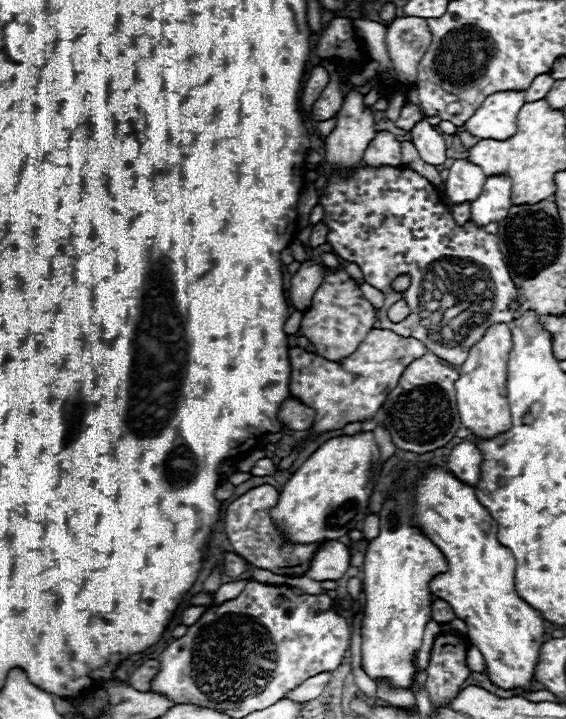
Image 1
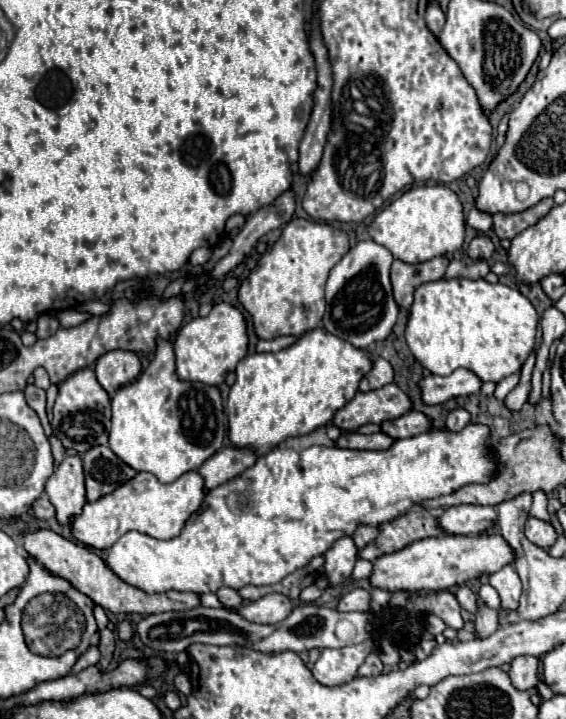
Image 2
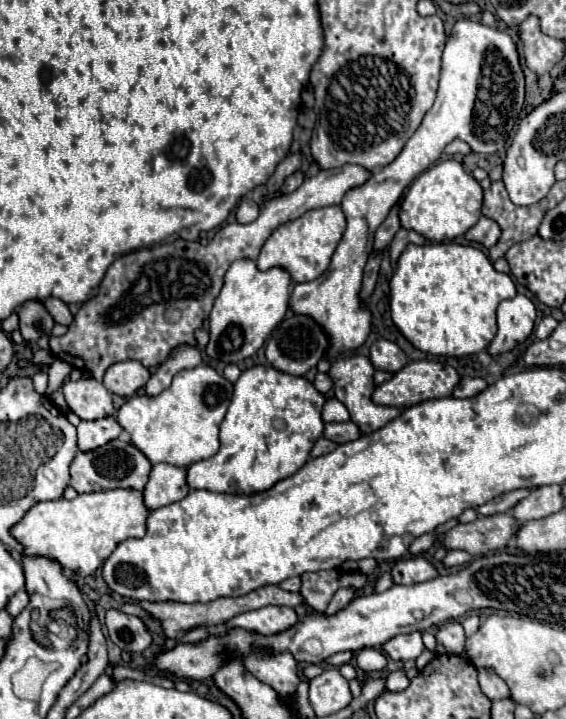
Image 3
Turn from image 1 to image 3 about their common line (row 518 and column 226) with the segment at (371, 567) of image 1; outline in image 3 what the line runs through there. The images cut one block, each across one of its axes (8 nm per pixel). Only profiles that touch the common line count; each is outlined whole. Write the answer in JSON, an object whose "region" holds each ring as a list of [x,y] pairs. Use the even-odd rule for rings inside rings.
{"region":[[[200,364],[200,366],[190,368],[190,370],[180,370],[174,376],[172,386],[166,388],[162,394],[154,396],[154,398],[150,398],[146,394],[144,396],[140,396],[140,394],[132,396],[116,412],[116,418],[118,418],[120,426],[132,436],[132,444],[136,448],[140,448],[152,464],[166,462],[166,464],[172,464],[172,466],[188,468],[190,464],[194,464],[198,460],[204,460],[204,458],[210,458],[218,452],[218,448],[220,448],[218,428],[220,428],[220,422],[226,416],[230,398],[232,398],[232,382],[228,382],[224,376],[220,376],[214,368],[210,368],[206,364]]]}

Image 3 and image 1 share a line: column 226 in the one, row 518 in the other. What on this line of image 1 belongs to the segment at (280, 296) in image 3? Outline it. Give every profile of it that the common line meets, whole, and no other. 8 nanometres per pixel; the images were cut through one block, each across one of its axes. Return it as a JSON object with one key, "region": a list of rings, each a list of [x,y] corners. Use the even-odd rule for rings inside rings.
{"region":[[[372,432],[340,436],[324,442],[286,482],[278,504],[270,510],[274,524],[292,544],[324,544],[346,536],[368,512],[372,494],[372,466],[378,446]]]}

